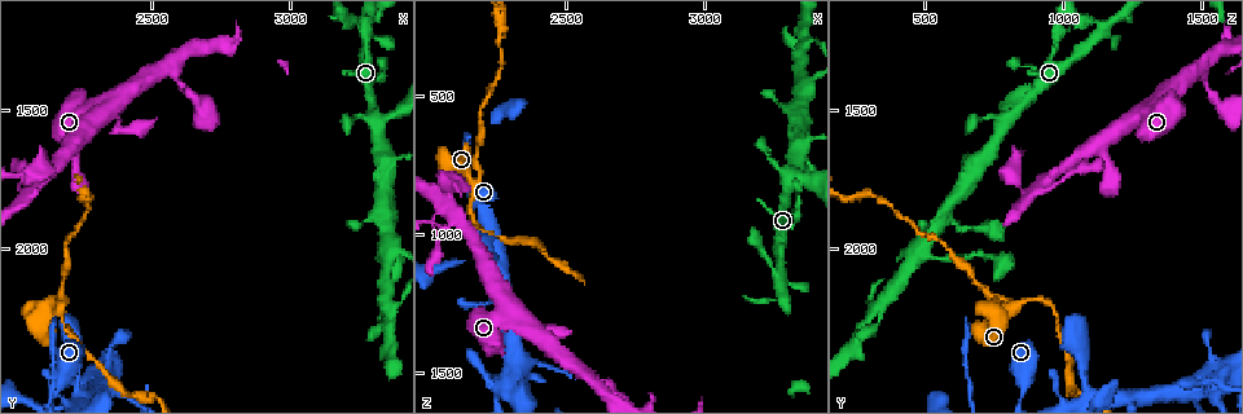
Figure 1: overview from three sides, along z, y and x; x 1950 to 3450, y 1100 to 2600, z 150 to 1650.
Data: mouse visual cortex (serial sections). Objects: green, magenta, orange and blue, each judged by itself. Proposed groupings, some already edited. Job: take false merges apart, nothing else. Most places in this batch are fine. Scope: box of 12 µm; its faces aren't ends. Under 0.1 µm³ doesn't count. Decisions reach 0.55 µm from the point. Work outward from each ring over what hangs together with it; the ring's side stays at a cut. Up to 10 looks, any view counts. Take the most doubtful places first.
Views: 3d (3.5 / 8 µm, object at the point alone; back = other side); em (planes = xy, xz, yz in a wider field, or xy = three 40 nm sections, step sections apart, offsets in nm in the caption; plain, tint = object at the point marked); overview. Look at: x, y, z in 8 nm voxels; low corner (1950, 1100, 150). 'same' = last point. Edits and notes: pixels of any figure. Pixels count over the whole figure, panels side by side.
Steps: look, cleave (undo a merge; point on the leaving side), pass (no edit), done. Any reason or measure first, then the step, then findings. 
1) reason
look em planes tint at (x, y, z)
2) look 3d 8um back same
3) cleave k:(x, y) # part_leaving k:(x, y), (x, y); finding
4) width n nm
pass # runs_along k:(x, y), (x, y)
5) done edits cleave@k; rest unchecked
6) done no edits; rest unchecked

a fork
look 3d 3.5um at (3360, 2230, 320)

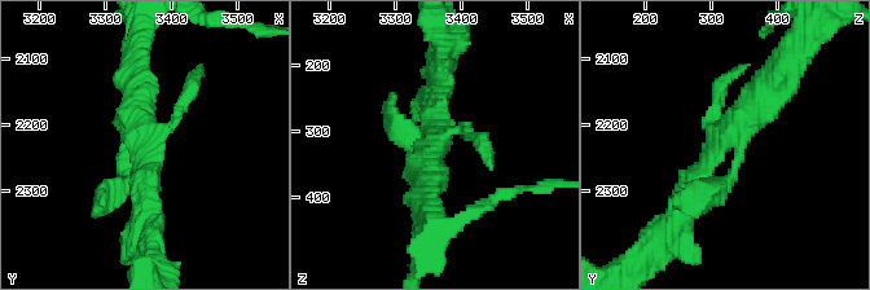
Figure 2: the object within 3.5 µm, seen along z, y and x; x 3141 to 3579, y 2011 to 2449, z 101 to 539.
look em planes tint at (3365, 2220, 320)

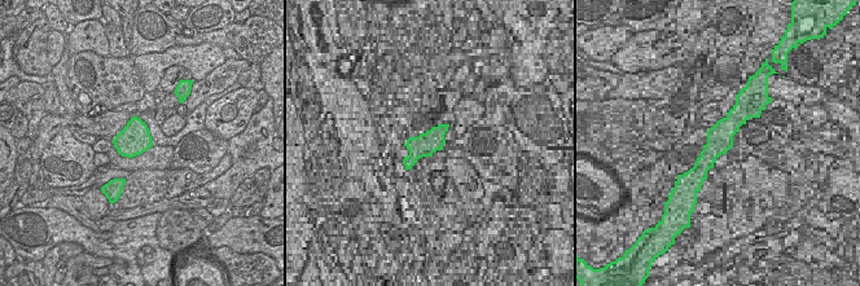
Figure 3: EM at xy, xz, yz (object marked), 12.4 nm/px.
arms 3
pass # runs_along 2:(782, 74), (699, 168), (684, 212); all the same cell

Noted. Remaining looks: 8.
four arms meet
look 3d 3.5um at (2080, 1770, 930)

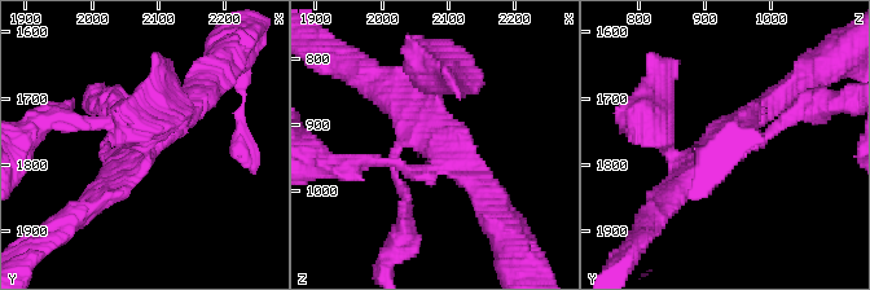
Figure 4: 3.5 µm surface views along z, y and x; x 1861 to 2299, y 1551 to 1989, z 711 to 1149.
shape alone is not enough
look em xy step 1 tint same

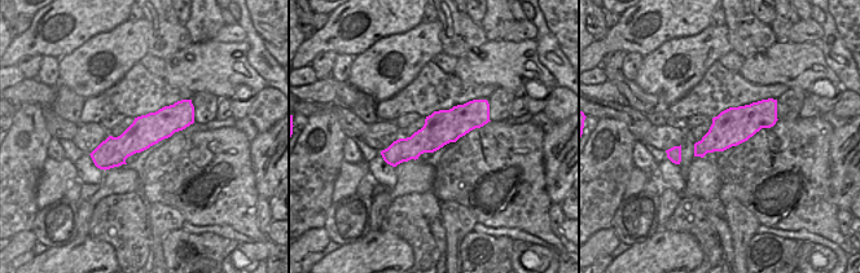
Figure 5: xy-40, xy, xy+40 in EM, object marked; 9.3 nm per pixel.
pass # runs_along 5:(188, 104), (174, 118), (97, 162); all the same cell

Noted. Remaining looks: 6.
three-way junction
look 3d 3.5um at (3280, 1230, 1140)

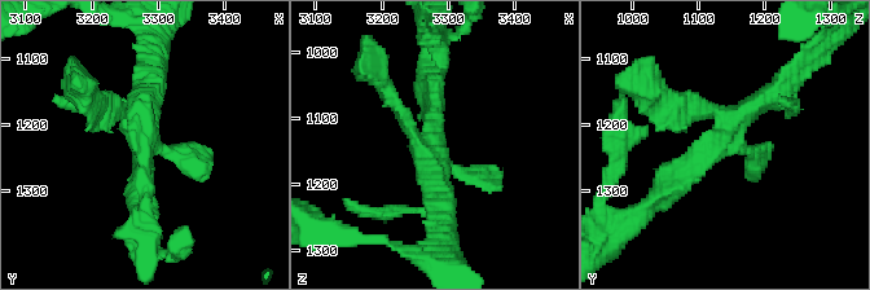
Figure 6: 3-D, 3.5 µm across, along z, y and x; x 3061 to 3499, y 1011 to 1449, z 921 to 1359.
shape alone is not enough
look em xy step 3 tint at (3280, 1220, 1145)

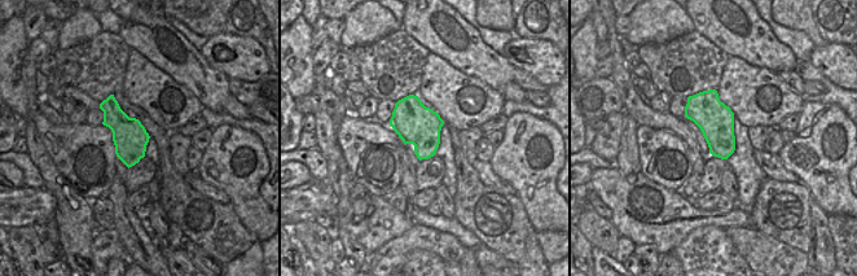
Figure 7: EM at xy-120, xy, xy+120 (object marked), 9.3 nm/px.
pass # runs_along 6:(660, 192), (786, 80); all the same cell

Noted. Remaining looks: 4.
thick turns thin
look 3d 3.5um at (2160, 2230, 800)

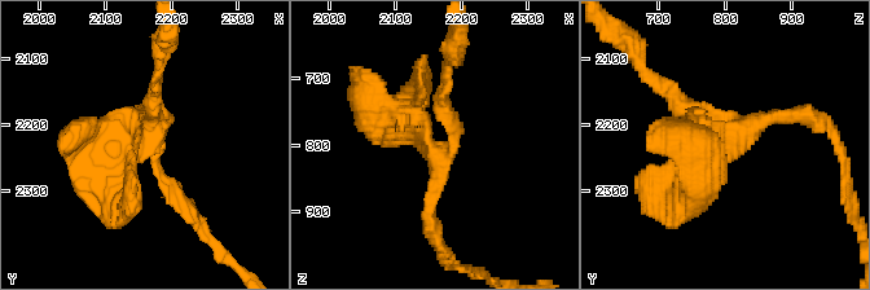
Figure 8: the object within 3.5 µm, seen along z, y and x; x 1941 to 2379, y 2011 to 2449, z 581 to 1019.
need the tissue
look em xy step 3 tint at (2170, 2220, 815)

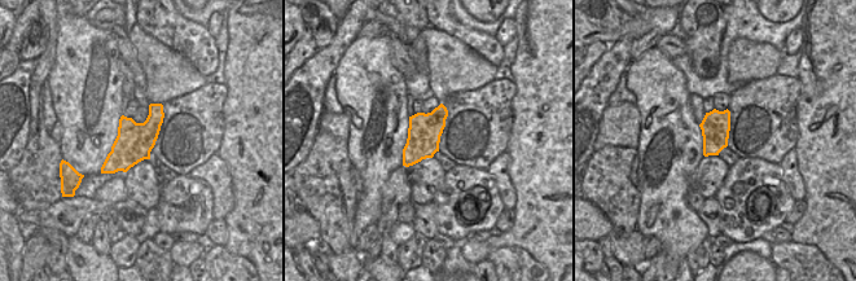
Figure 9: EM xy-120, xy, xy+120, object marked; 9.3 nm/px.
cut it another way
look em xy step 2 tint same

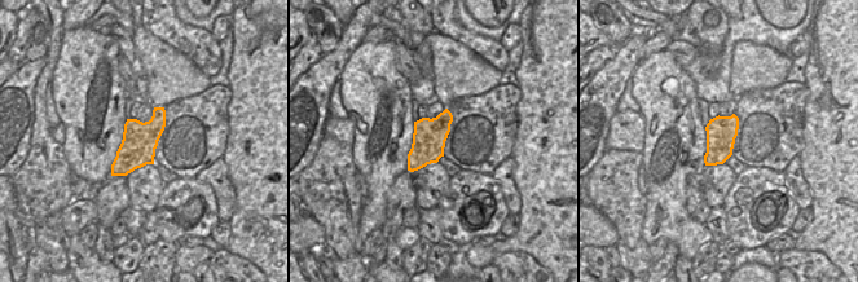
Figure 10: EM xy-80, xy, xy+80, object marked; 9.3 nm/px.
width 320 nm
pass # runs_along 8:(99, 185), (162, 126), (154, 93); all the same cell

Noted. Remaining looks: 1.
done no edits; rest unchecked

